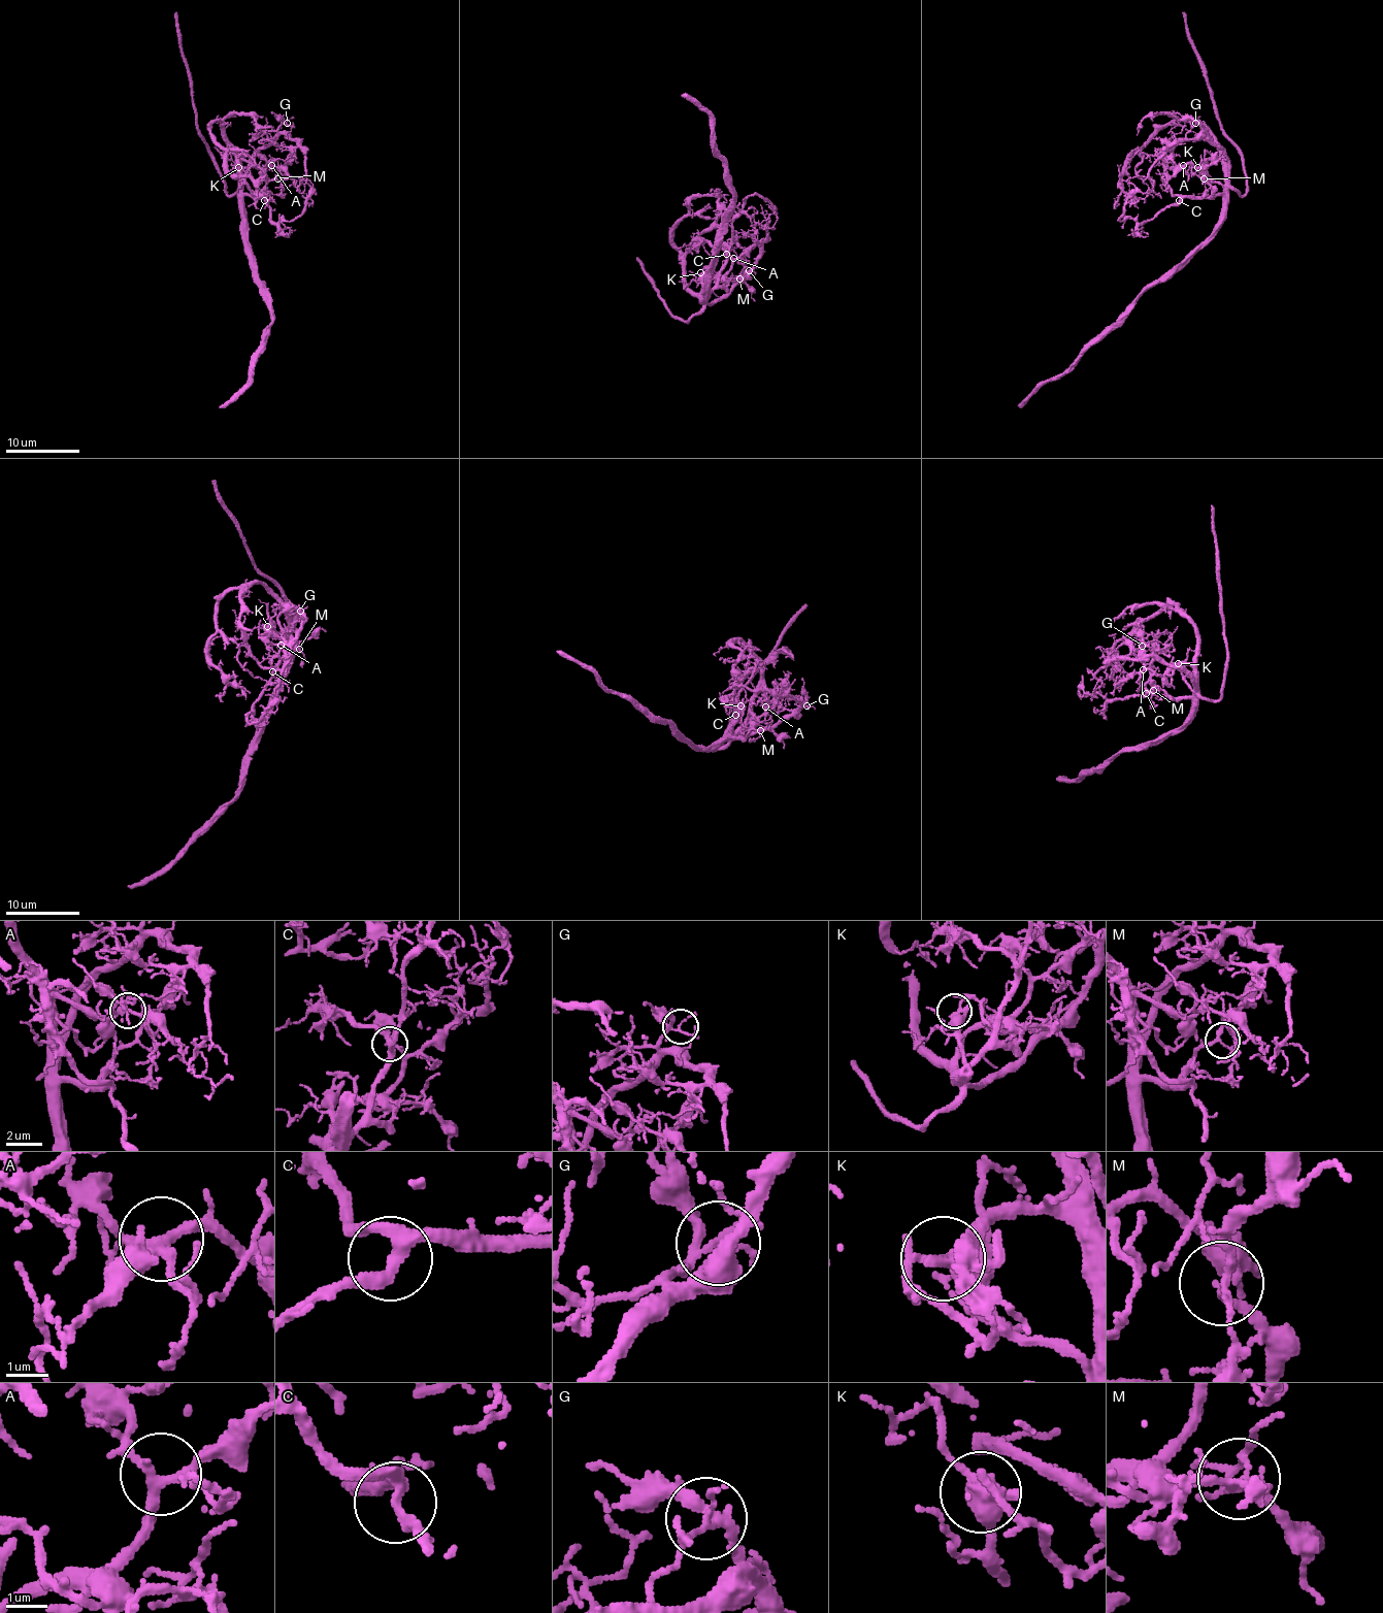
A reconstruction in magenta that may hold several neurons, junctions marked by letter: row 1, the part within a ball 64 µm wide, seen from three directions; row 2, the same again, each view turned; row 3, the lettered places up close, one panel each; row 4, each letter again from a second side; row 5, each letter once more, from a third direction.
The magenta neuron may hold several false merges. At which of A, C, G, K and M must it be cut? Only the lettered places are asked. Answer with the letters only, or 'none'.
none

